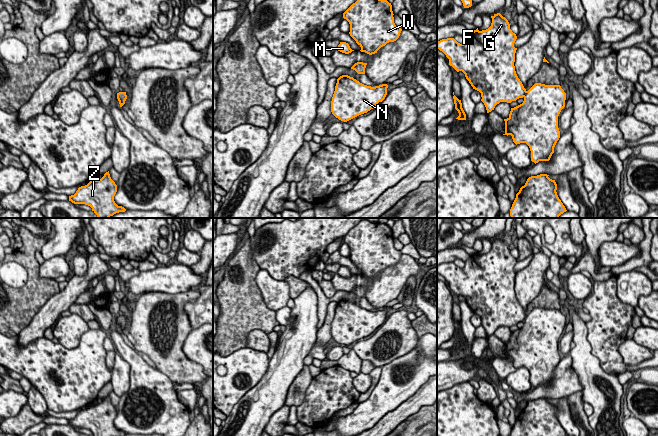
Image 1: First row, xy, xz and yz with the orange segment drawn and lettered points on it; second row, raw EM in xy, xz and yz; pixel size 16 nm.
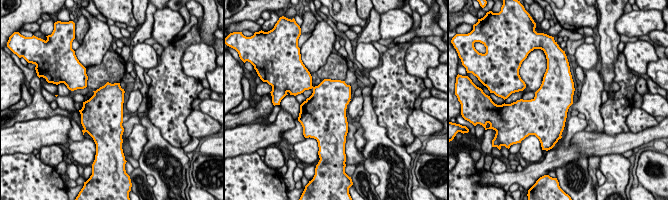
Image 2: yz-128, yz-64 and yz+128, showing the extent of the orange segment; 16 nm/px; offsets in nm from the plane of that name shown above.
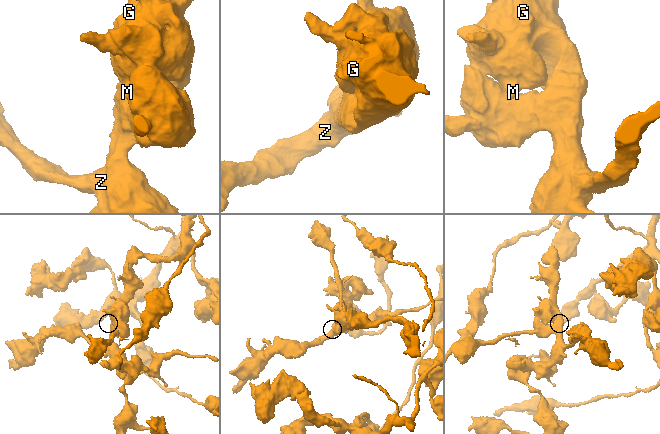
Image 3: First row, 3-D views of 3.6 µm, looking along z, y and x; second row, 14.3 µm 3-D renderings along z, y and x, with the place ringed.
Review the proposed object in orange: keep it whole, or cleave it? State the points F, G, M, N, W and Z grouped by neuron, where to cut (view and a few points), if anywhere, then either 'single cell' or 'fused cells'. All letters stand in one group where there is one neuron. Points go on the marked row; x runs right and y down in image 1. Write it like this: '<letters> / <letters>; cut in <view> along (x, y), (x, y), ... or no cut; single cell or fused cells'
F G M N W Z; no cut; single cell

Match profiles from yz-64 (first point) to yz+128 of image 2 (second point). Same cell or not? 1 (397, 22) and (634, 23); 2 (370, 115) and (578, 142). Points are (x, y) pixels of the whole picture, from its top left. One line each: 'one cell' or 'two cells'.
1: one cell
2: two cells

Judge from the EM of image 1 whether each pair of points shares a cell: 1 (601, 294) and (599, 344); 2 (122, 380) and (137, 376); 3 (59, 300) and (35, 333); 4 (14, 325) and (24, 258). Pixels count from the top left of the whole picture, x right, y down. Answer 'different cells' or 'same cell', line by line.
1: same cell
2: different cells
3: same cell
4: same cell

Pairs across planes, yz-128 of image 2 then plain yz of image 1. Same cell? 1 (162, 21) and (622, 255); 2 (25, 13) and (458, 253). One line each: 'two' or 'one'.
1: one
2: two

